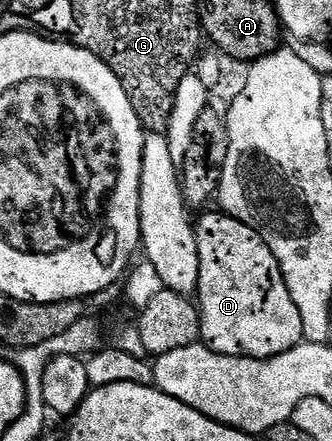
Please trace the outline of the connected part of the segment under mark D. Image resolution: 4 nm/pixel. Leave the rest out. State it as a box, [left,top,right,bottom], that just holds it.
[195,213,303,359]

